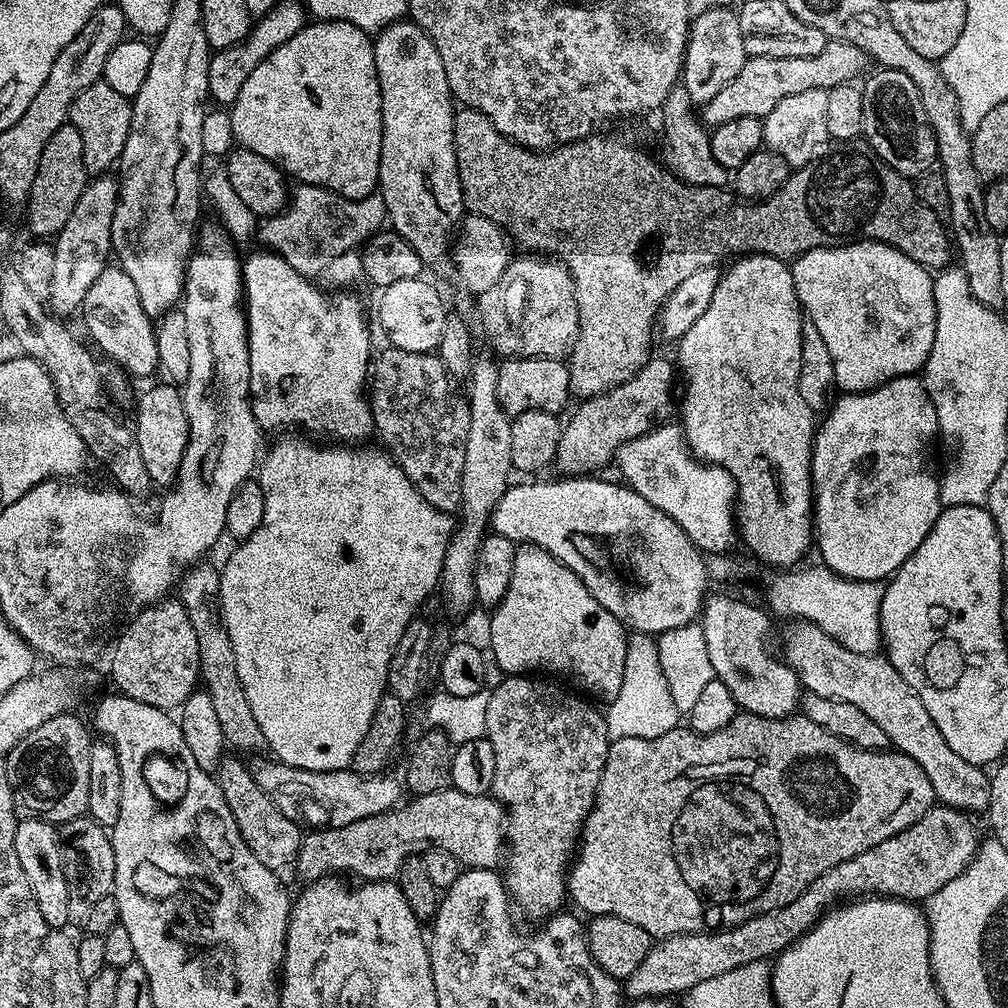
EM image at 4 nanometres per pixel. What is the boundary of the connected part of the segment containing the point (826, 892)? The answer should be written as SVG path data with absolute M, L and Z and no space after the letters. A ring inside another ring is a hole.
M937 803L914 826L899 832L878 846L870 846L862 854L838 866L830 866L794 902L766 914L758 914L741 924L725 926L715 932L691 932L677 936L663 937L653 943L650 954L642 958L642 966L634 970L626 981L626 992L632 1000L641 1000L651 996L675 997L675 992L686 994L698 982L706 978L718 978L738 966L750 962L767 961L780 955L789 945L811 930L825 912L837 902L847 902L853 898L869 896L886 896L909 902L924 902L965 872L970 861L982 843L982 835L976 829L971 815L957 808ZM769 956L769 957L768 957Z

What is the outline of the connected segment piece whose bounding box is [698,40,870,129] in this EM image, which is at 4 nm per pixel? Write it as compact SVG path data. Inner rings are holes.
M829 40L819 54L814 54L814 58L749 56L742 70L738 70L738 78L726 82L726 86L722 86L722 90L718 90L710 102L702 105L698 116L709 129L716 128L722 122L734 122L734 118L763 118L770 114L770 110L774 110L778 102L782 102L782 98L803 94L806 90L830 89L855 81L855 76L863 77L869 71L868 67L868 56L858 50L858 46L841 40Z

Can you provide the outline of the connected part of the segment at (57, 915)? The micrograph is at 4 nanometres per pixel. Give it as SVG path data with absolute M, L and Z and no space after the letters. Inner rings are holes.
M17 819L14 850L26 874L26 882L30 882L30 891L34 893L34 902L38 902L42 918L46 918L52 928L67 929L70 924L70 890L66 886L61 829L46 820Z

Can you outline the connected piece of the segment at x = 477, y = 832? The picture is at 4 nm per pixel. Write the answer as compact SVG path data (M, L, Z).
M449 786L409 801L409 804L401 803L389 812L350 822L350 826L323 826L309 836L307 833L300 841L294 871L304 882L341 874L345 877L360 876L356 878L364 882L392 880L408 857L433 850L450 854L464 868L495 869L501 863L506 808L495 796L462 794L462 790Z

